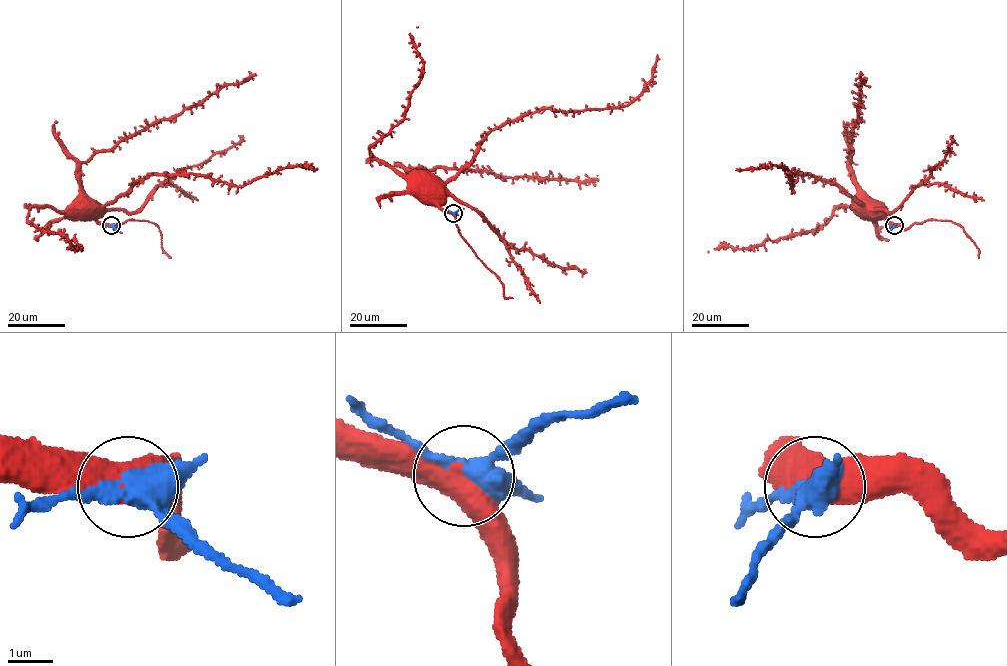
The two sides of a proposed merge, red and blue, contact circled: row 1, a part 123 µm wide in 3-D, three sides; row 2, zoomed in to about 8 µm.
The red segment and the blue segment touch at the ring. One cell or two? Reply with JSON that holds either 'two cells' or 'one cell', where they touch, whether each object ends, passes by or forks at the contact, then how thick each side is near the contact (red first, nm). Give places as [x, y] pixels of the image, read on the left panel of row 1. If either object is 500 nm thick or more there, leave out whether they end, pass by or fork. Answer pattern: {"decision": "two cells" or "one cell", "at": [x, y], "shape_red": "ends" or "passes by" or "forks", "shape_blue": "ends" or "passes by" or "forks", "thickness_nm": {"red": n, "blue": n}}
{"decision": "two cells", "at": [111, 225], "thickness_nm": {"red": 550, "blue": 380}}

